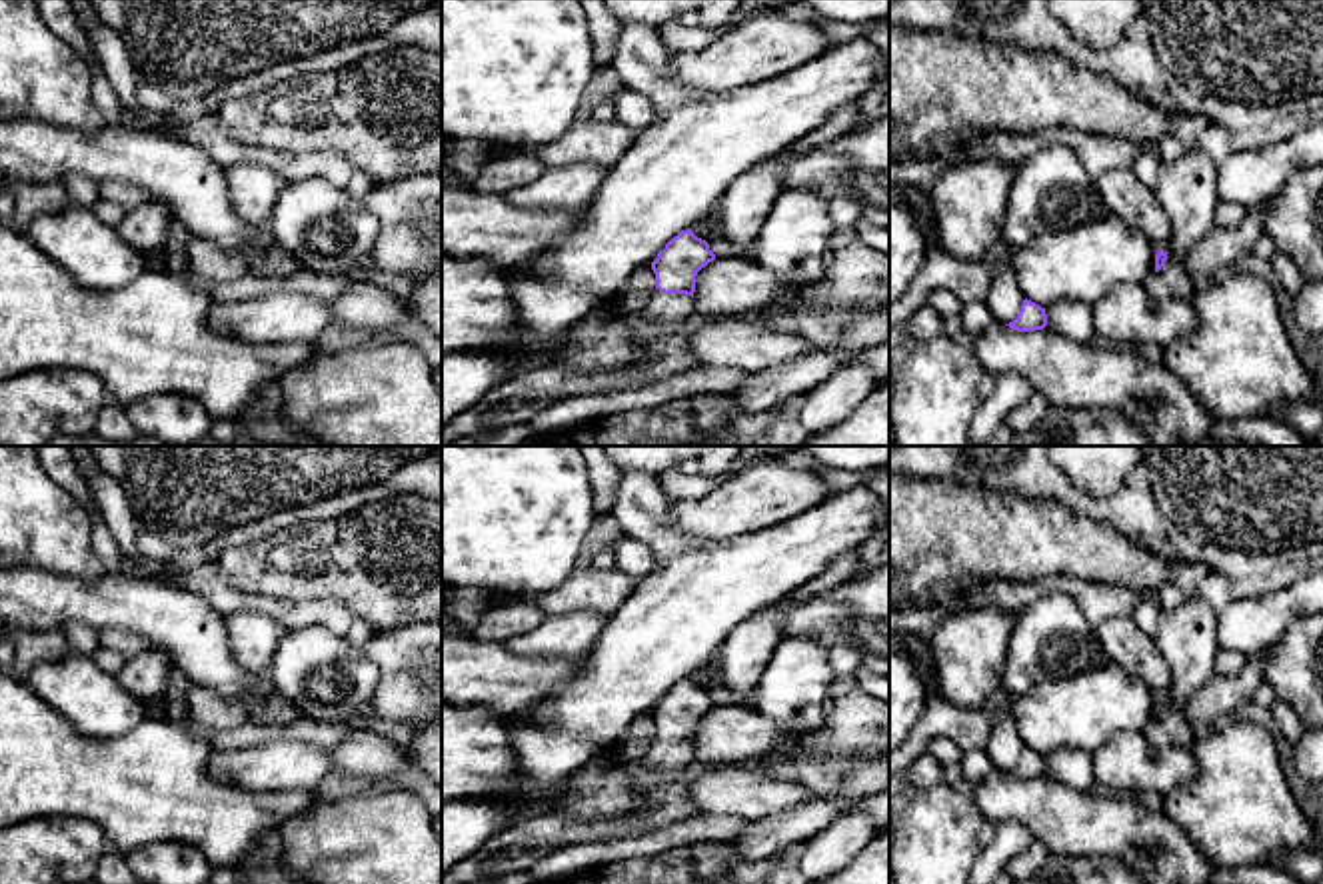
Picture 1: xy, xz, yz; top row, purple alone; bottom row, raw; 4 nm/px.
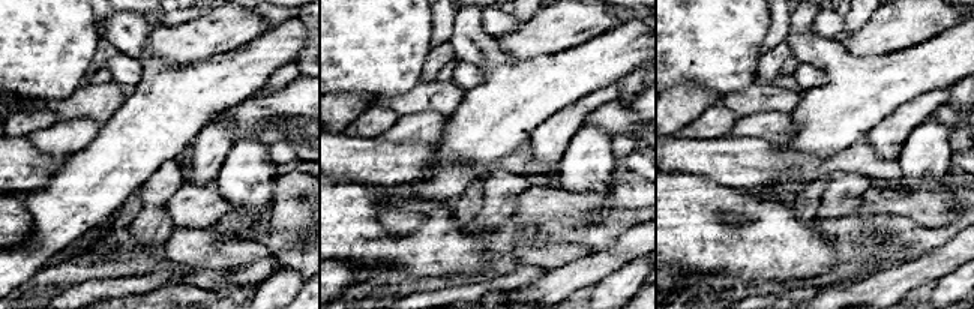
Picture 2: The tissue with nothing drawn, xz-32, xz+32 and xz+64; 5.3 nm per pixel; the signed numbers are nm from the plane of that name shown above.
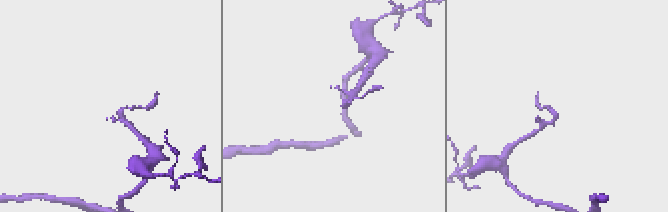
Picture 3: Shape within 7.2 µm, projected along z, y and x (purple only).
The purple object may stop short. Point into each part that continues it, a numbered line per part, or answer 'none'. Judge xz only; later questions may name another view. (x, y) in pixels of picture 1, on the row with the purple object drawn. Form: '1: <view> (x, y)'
1: xz (664, 310)

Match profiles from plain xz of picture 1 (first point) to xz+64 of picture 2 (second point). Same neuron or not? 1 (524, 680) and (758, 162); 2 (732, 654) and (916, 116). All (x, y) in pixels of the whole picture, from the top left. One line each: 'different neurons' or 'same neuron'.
1: same neuron
2: same neuron

